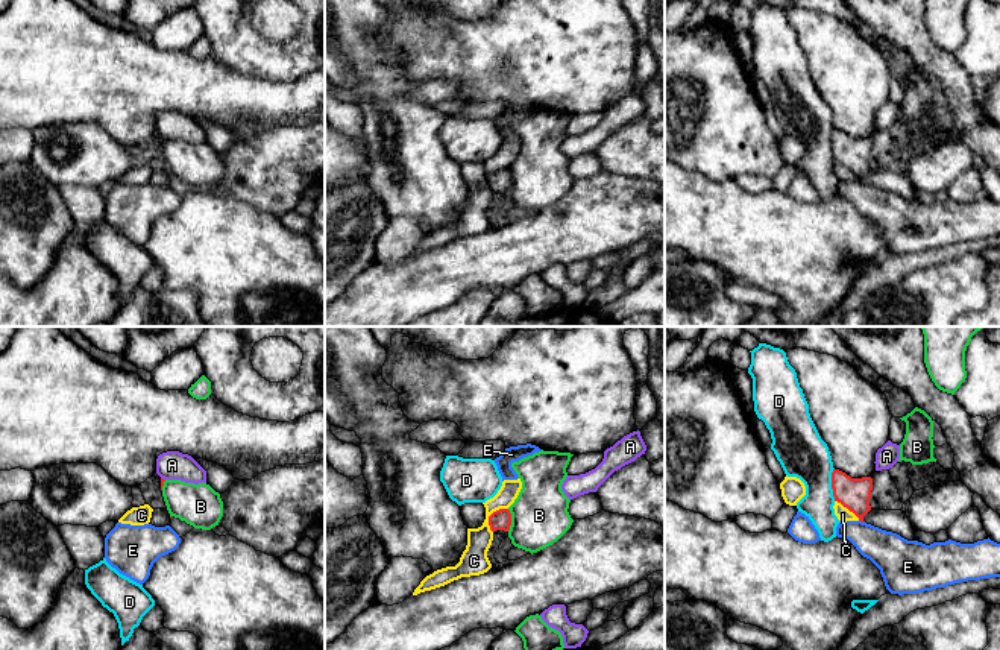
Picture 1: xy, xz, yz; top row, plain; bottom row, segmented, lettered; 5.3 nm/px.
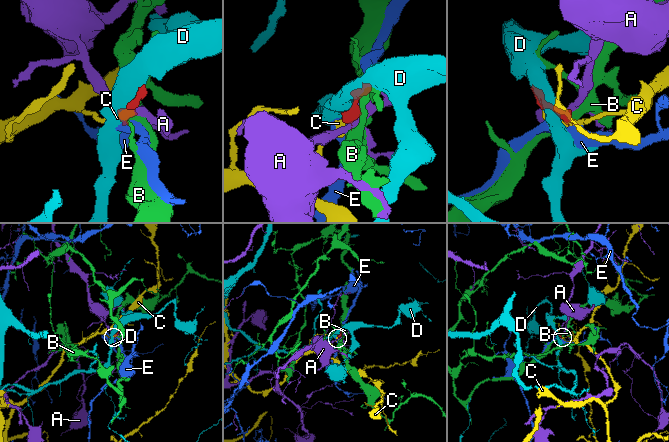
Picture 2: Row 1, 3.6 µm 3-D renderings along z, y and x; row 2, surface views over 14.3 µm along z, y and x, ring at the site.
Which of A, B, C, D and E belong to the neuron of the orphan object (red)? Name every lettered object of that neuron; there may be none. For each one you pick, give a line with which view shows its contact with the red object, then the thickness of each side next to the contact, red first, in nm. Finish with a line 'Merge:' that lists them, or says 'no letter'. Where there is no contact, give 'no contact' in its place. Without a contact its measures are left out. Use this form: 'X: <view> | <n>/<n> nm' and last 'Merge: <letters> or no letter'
Merge: no letter

